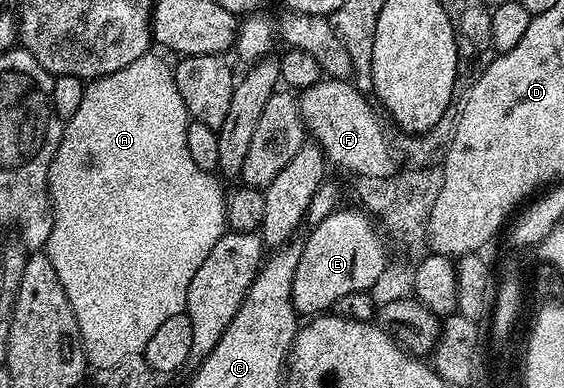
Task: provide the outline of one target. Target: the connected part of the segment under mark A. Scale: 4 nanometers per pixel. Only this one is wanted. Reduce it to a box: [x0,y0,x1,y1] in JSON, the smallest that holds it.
[45,52,228,372]

